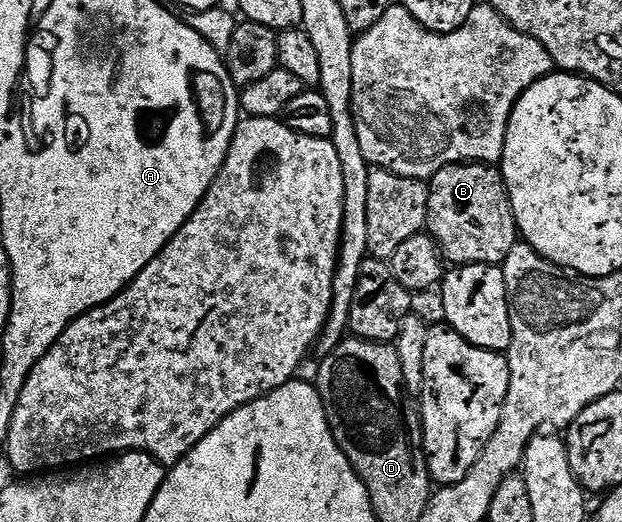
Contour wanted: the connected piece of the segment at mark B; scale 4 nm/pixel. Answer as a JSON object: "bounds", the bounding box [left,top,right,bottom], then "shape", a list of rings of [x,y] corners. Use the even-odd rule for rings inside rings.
{"bounds":[427,162,519,265],"shape":[[[476,162],[449,164],[440,168],[428,181],[427,202],[428,235],[450,265],[496,264],[504,265],[507,254],[519,243],[517,223],[505,179],[496,167]]]}

